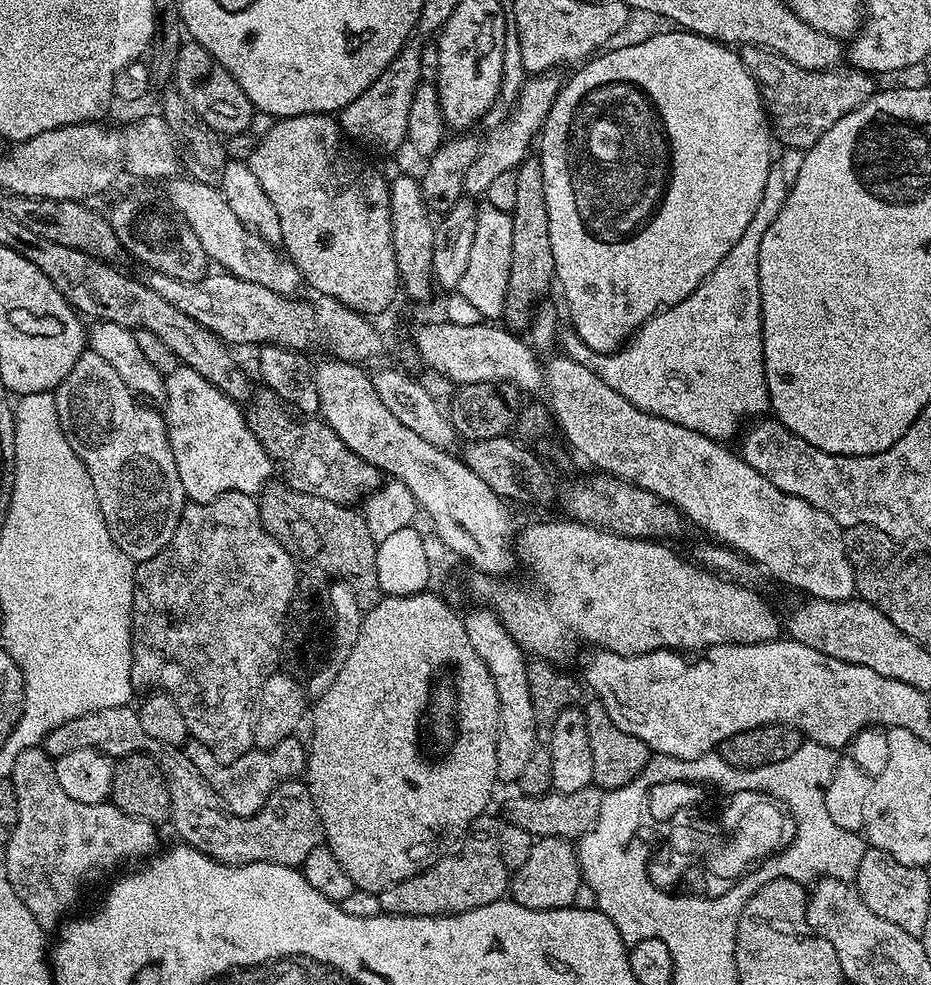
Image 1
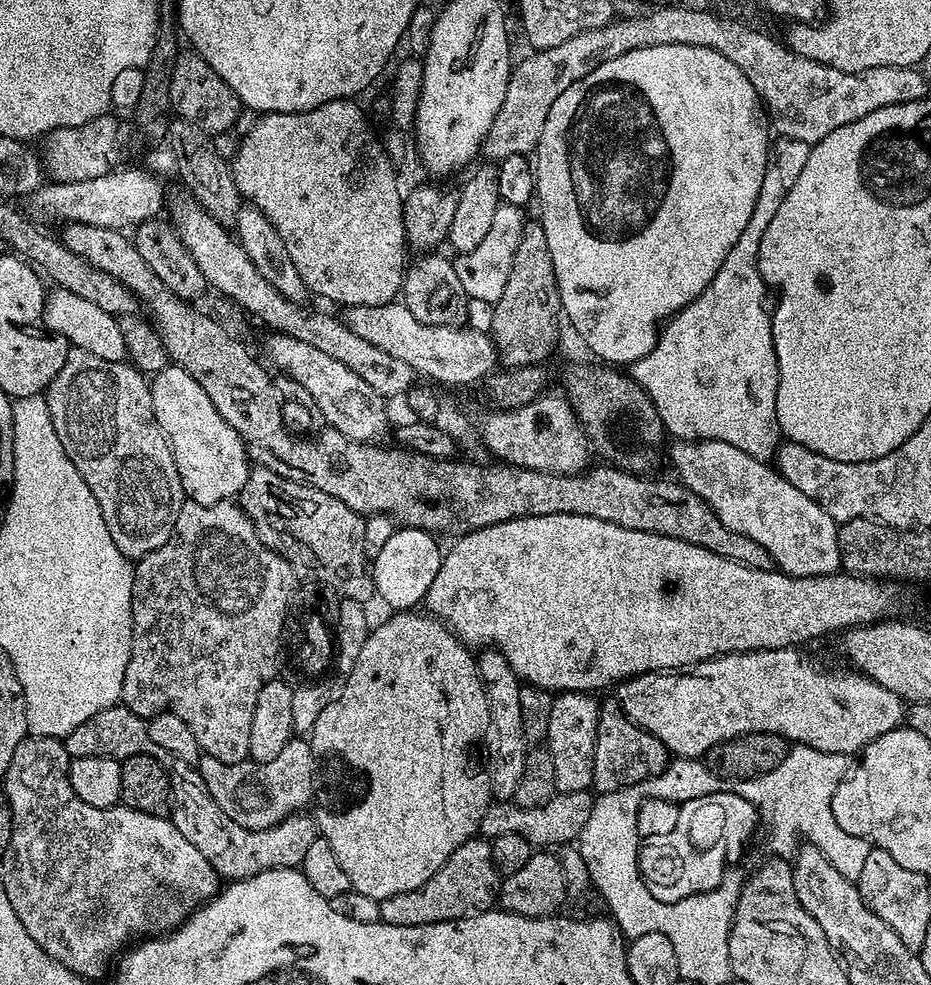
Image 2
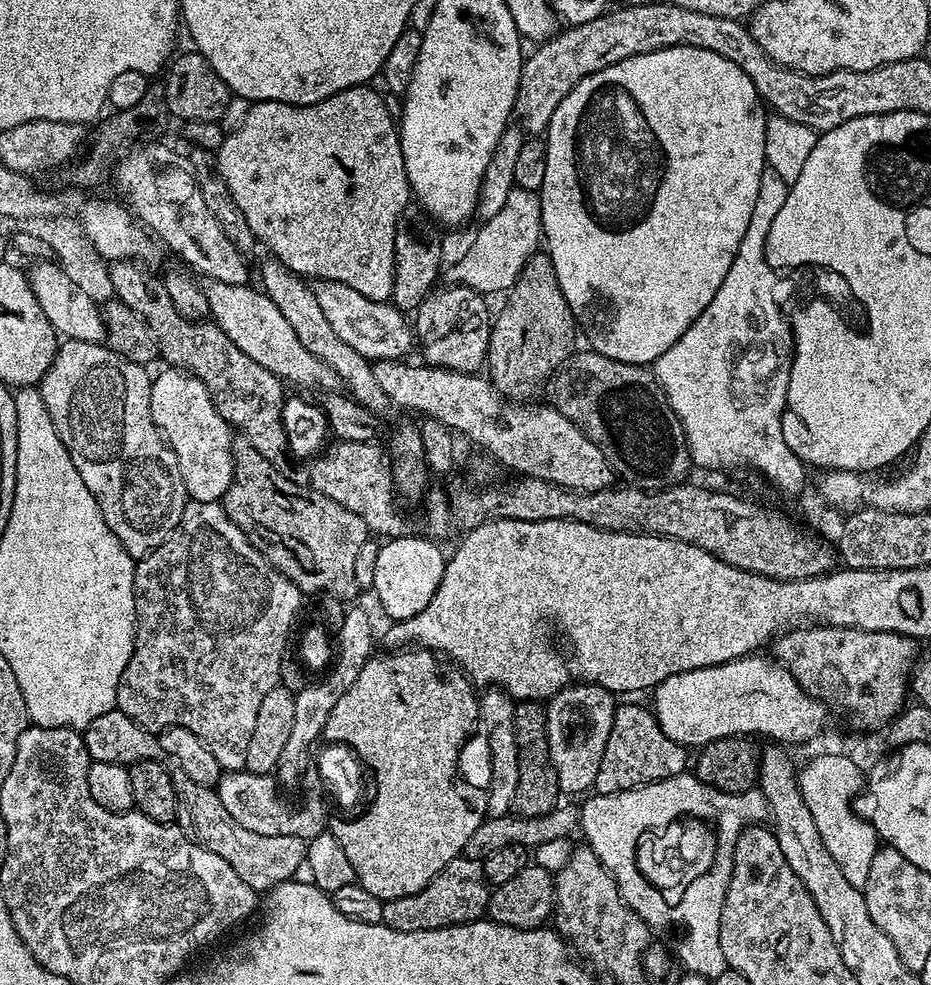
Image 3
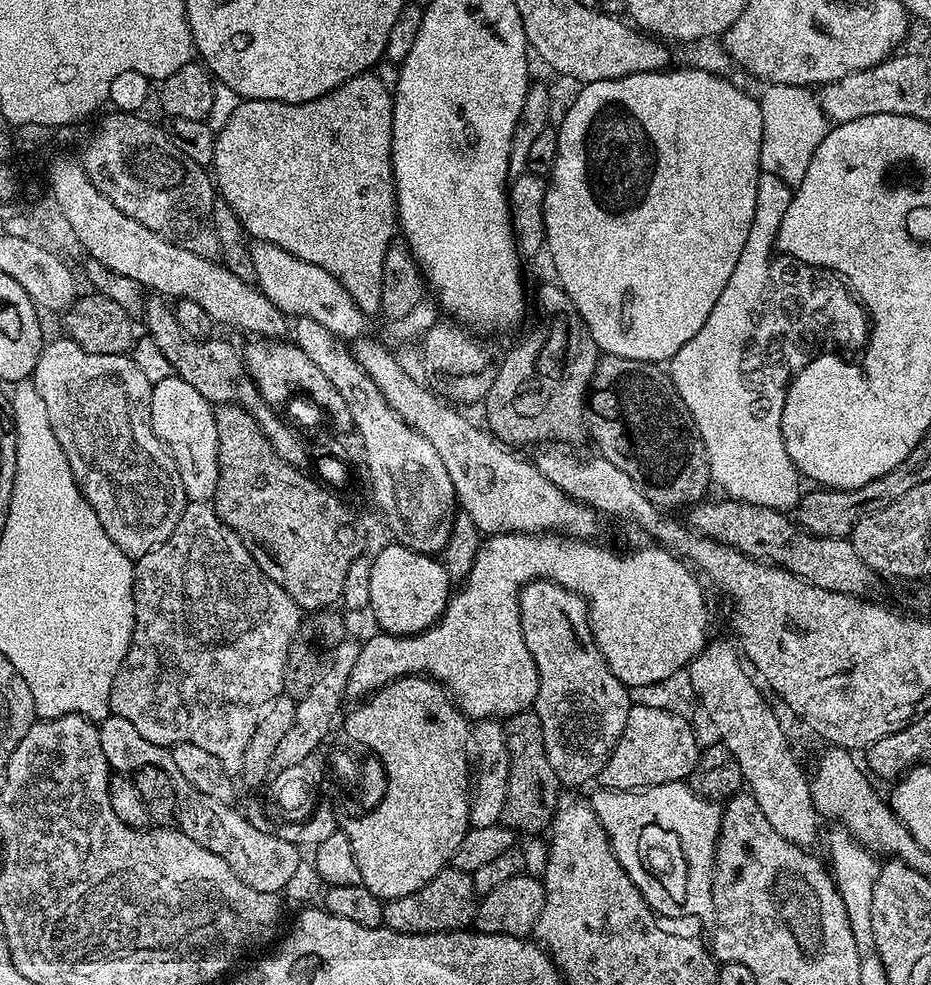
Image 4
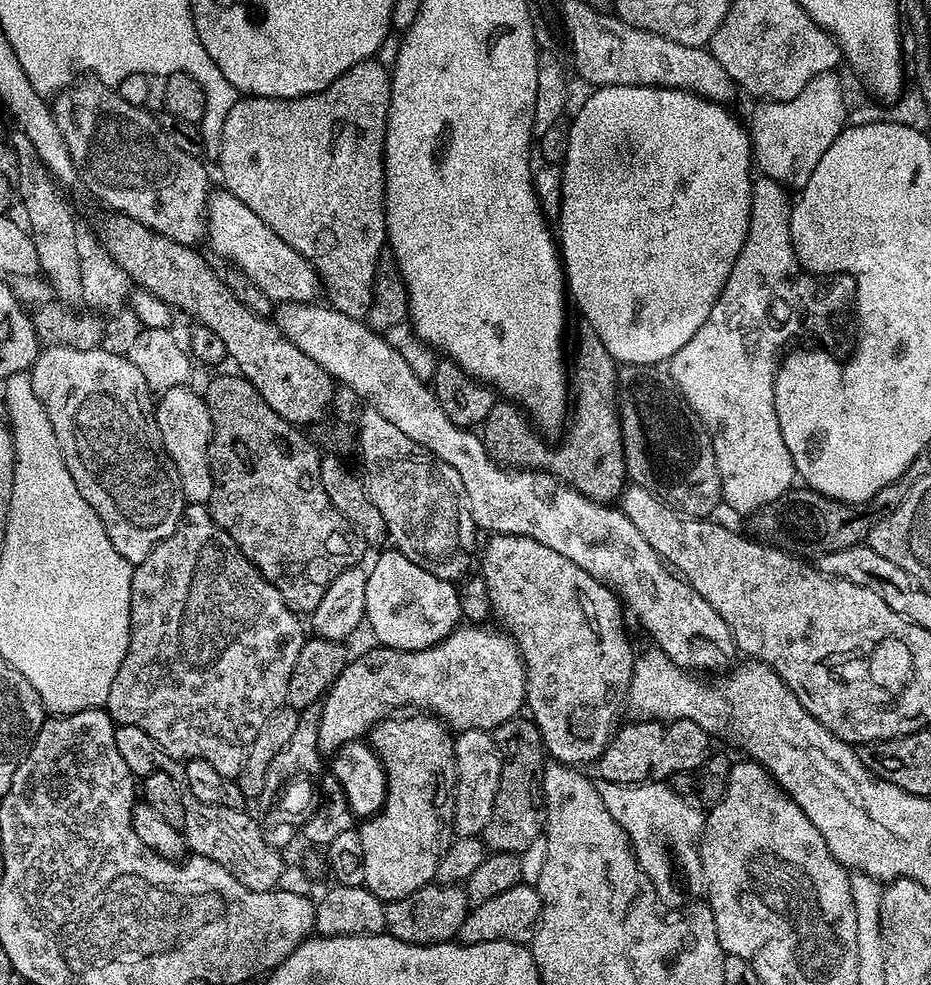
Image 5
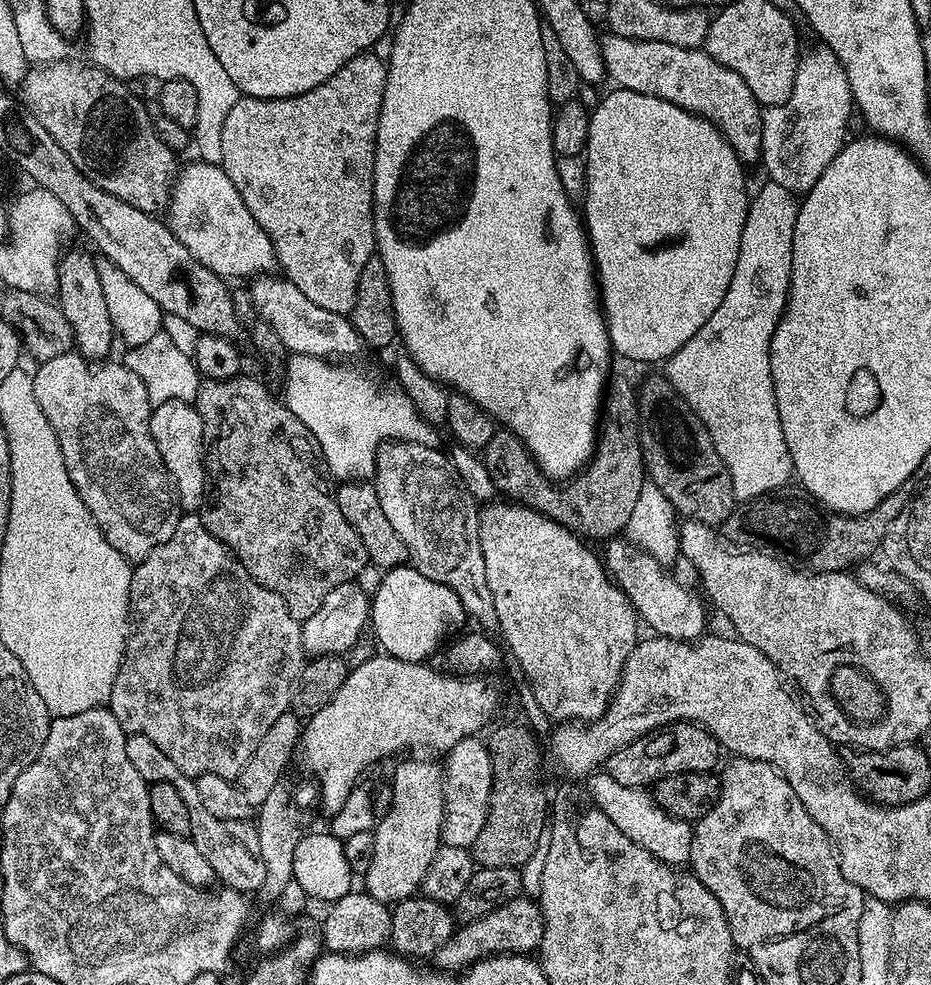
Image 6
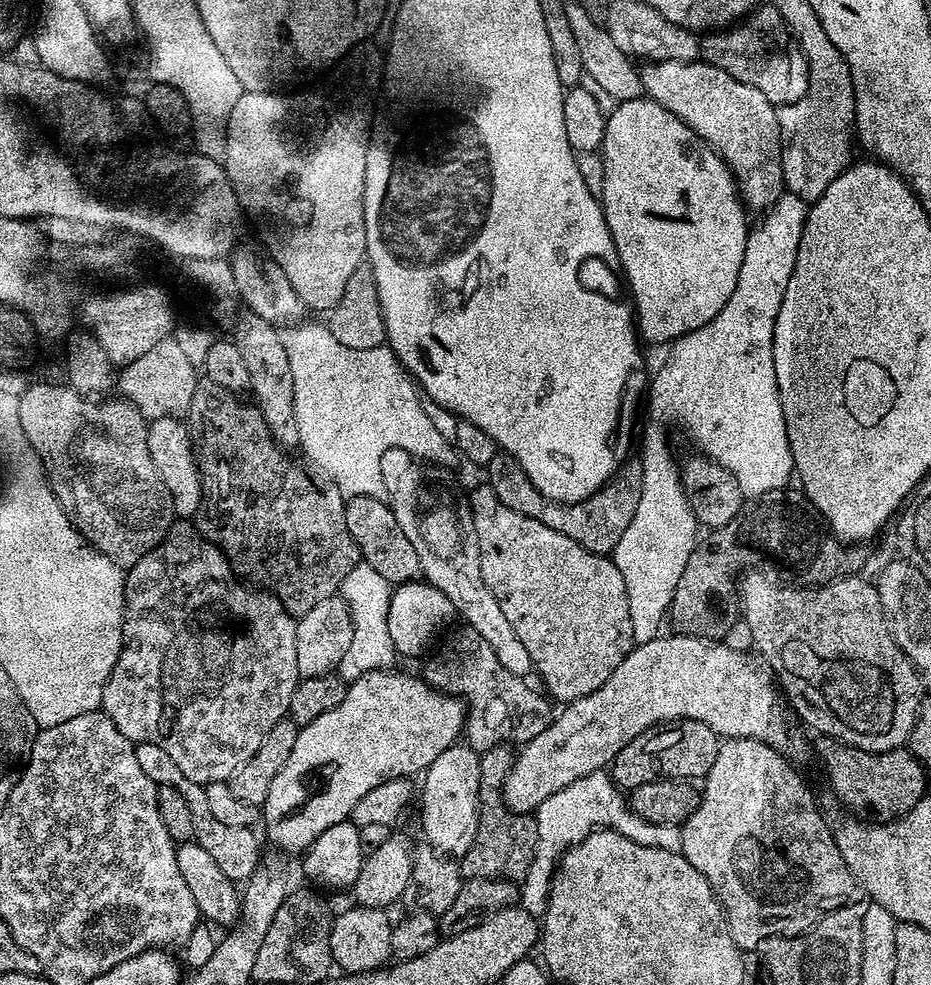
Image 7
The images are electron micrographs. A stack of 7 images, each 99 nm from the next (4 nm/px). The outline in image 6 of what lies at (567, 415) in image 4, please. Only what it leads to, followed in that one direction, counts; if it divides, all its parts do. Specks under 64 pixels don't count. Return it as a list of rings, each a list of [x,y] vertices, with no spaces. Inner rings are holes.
[[[619,370],[611,373],[606,385],[606,395],[602,401],[602,419],[598,424],[596,447],[592,458],[563,486],[557,486],[541,473],[536,460],[528,453],[528,447],[513,432],[496,431],[494,438],[490,438],[490,442],[486,442],[486,446],[482,449],[482,459],[492,479],[492,485],[501,497],[509,496],[512,499],[509,501],[531,511],[539,512],[540,515],[548,517],[549,520],[553,520],[554,523],[560,524],[569,532],[579,534],[581,537],[617,537],[627,529],[630,513],[634,511],[634,506],[638,502],[638,494],[642,494],[642,486],[646,483],[642,446],[640,445],[640,406],[637,389],[634,384],[632,388],[632,380],[626,373],[619,372]]]

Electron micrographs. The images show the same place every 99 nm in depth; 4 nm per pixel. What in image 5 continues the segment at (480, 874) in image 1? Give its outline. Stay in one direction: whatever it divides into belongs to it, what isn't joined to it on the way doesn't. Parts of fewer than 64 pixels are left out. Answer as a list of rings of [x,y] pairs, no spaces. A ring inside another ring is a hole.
[[[433,882],[414,890],[414,894],[406,894],[406,898],[390,900],[384,906],[384,927],[387,935],[411,944],[447,944],[455,941],[462,930],[462,922],[466,922],[470,911],[470,903],[465,889],[458,884],[442,884]]]

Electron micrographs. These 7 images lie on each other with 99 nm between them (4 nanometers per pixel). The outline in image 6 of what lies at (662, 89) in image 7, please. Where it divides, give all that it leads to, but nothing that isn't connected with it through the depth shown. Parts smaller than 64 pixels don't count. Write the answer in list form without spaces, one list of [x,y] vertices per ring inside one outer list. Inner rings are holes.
[[[604,34],[599,37],[602,62],[607,79],[617,88],[629,88],[638,94],[650,94],[696,116],[706,118],[730,142],[741,162],[760,160],[762,146],[762,106],[750,94],[750,86],[726,70],[722,62],[714,62],[700,48],[670,46],[670,42],[646,42]]]

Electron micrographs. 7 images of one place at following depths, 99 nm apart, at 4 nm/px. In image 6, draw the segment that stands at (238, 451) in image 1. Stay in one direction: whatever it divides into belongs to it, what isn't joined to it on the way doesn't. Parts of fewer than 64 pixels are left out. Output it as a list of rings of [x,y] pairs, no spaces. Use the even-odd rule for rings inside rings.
[[[171,400],[155,405],[150,418],[150,434],[154,438],[154,446],[158,446],[158,454],[176,490],[176,499],[181,509],[188,514],[199,513],[206,503],[206,469],[202,418],[195,403]]]

